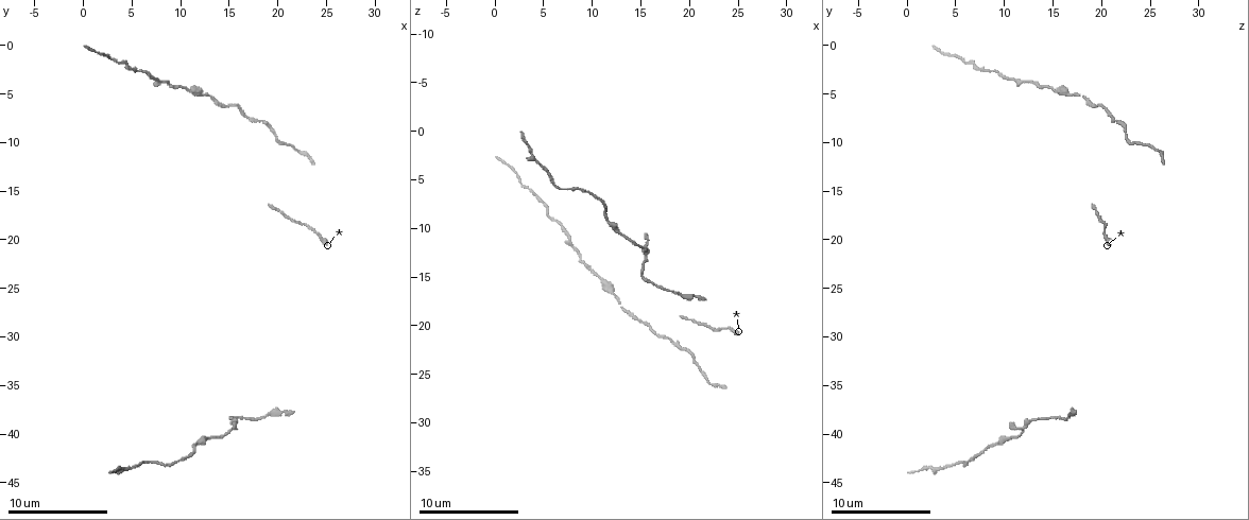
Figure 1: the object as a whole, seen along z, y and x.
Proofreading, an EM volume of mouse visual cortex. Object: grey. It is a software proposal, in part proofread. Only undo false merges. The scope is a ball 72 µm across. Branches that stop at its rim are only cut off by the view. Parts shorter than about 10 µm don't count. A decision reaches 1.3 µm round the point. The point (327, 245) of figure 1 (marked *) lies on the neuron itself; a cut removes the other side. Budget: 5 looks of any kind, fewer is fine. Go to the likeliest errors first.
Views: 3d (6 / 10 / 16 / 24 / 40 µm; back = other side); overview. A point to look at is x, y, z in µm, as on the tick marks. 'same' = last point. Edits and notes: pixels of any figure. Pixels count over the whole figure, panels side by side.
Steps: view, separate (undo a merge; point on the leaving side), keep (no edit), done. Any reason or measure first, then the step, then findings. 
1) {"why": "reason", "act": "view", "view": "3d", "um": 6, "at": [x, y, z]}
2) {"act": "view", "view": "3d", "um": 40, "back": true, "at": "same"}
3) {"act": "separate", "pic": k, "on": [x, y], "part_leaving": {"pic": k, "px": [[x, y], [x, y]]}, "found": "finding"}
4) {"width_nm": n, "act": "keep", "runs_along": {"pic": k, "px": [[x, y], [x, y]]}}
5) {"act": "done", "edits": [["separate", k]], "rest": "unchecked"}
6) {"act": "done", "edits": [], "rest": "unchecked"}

{"why": "calibre changes", "act": "view", "view": "3d", "um": 6, "at": [11.0, 4.4, 15.4]}

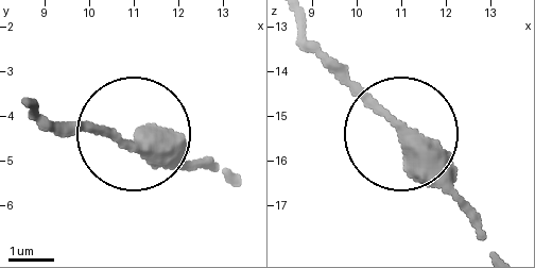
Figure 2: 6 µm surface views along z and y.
{"width_nm": 290, "act": "keep", "found": "continuous, no second neuron"}

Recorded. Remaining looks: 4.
{"why": "thin neck", "act": "view", "view": "3d", "um": 6, "at": [19.0, 16.4, 18.8]}

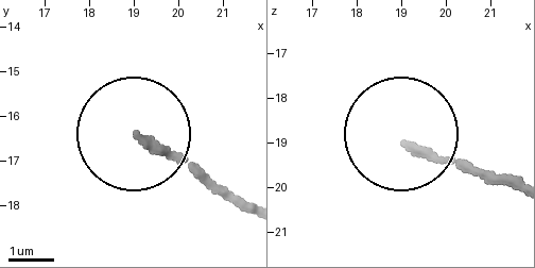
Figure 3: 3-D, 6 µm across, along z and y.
{"width_nm": 170, "act": "keep", "runs_along": {"pic": 3, "px": [[513, 184], [402, 146]]}, "found": "continuous, no second neuron"}

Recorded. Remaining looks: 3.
{"why": "thick turns thin", "act": "view", "view": "3d", "um": 6, "at": [13.6, 5.8, 18.6]}

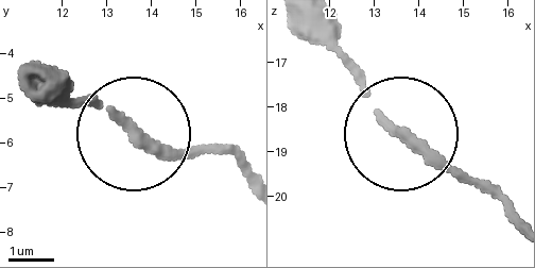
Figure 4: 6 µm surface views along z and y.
{"act": "keep", "found": "all the same neuron"}

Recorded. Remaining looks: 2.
{"act": "done", "edits": [], "rest": "unchecked"}

